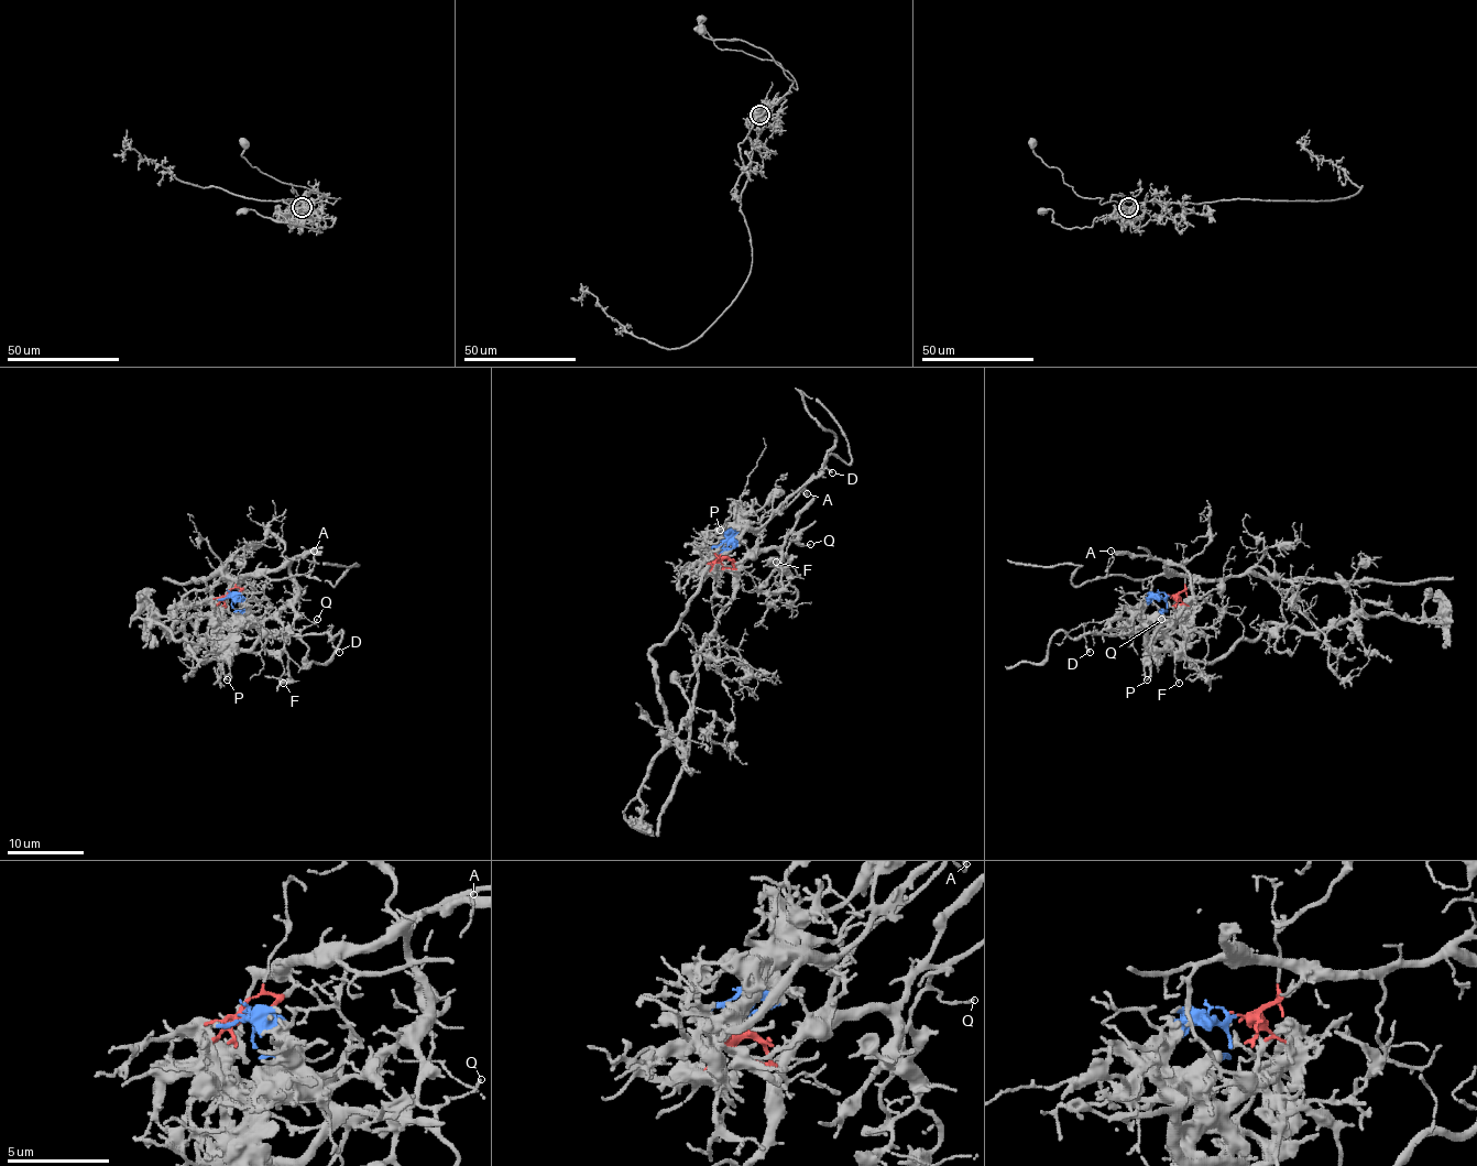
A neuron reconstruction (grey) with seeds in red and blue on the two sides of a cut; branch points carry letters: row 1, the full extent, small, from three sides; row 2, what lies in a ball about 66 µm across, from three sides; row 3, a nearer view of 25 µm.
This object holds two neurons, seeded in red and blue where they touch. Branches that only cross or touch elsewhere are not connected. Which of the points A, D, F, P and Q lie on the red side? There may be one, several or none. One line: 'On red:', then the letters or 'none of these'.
On red: A, F, Q

